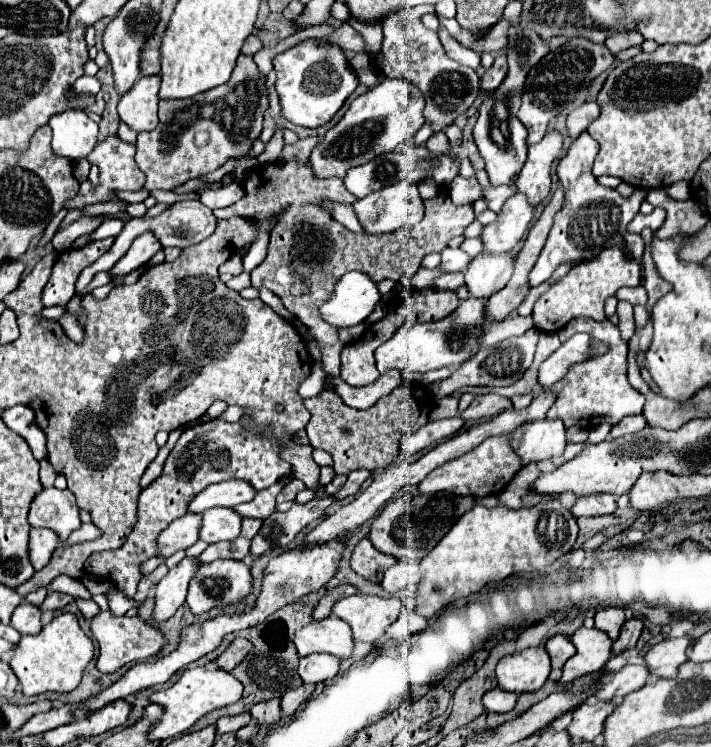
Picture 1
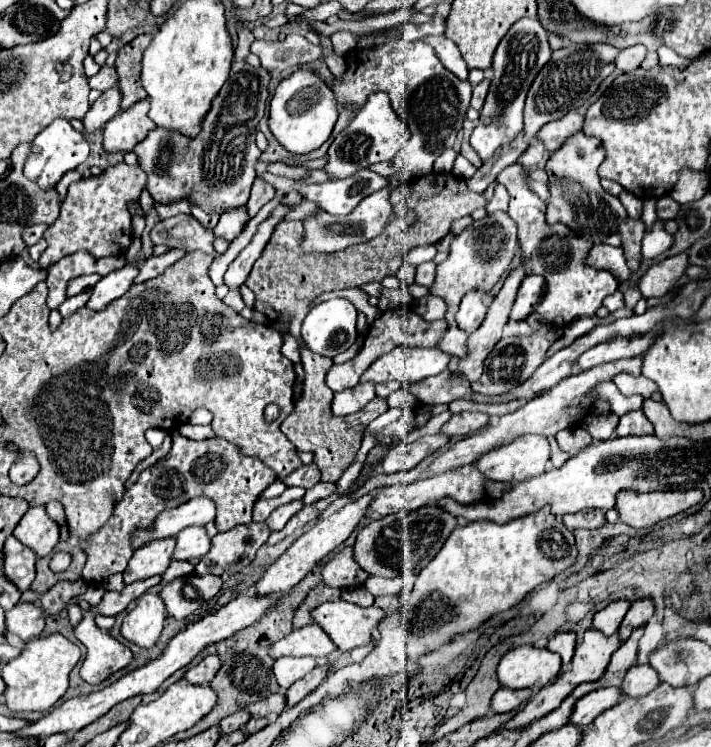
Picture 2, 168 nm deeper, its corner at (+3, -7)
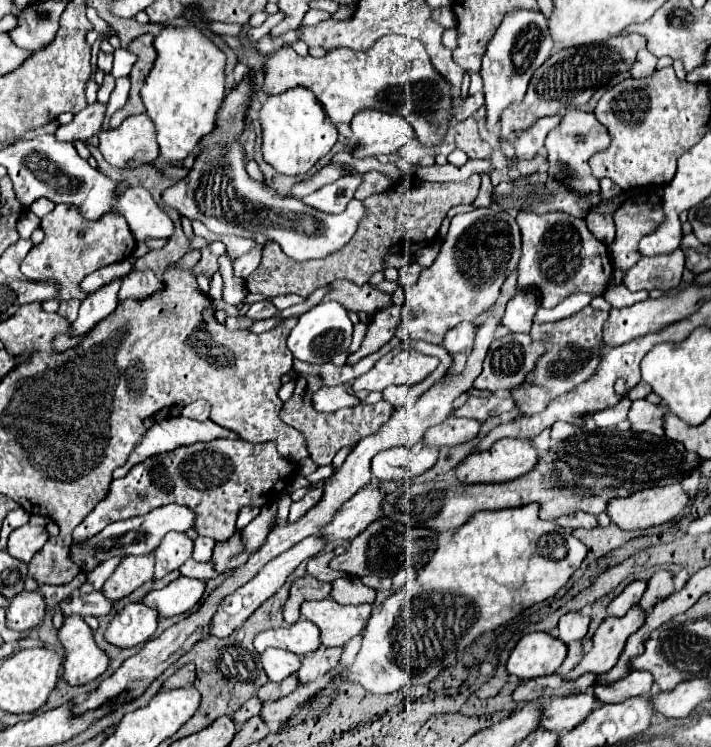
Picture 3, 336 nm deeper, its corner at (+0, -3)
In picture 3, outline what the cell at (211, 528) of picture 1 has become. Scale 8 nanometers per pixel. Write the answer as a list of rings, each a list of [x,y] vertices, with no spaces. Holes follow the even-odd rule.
[[[171,531],[165,535],[161,545],[155,549],[155,579],[167,575],[173,569],[179,569],[193,553],[195,543],[185,533]]]

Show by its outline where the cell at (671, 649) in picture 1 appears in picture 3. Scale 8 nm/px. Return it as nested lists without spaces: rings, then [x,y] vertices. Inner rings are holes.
[[[631,671],[621,683],[595,685],[595,695],[601,703],[621,703],[637,695],[647,695],[653,689],[653,675],[649,671]]]

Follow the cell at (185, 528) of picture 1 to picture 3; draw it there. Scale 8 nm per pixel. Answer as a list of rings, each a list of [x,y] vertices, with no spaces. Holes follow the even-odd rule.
[[[153,553],[129,555],[117,565],[115,573],[105,581],[103,585],[105,595],[109,595],[109,599],[113,601],[119,601],[127,597],[131,591],[135,591],[139,585],[151,581],[153,571],[155,571]]]

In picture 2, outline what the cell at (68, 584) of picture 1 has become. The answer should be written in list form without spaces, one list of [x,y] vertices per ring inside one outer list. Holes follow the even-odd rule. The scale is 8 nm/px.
[[[89,587],[87,592],[76,597],[74,603],[78,601],[87,601],[90,605],[96,606],[101,600],[106,590],[103,587]]]

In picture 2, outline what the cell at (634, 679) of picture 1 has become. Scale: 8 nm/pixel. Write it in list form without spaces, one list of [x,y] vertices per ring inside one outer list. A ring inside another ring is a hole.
[[[606,687],[606,689],[598,689],[592,691],[590,695],[584,695],[578,705],[574,705],[574,711],[570,713],[568,723],[574,723],[578,727],[586,727],[590,725],[602,711],[610,709],[612,705],[616,705],[622,699],[622,693],[618,687]]]

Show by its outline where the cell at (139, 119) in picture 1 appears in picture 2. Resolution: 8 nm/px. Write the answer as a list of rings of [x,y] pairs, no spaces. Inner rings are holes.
[[[144,99],[110,119],[104,127],[102,149],[106,153],[128,153],[136,143],[146,139],[148,131],[154,129],[154,121],[148,117],[148,109],[150,103]]]

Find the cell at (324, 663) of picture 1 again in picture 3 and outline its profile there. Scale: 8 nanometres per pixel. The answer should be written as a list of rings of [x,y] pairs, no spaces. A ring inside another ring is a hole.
[[[267,649],[265,653],[261,653],[261,663],[269,681],[277,683],[287,679],[297,671],[297,667],[301,667],[301,657],[285,649]]]

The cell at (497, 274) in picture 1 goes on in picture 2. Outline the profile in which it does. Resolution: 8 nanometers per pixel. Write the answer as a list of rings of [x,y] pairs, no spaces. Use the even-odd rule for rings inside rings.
[[[472,291],[468,293],[462,303],[460,303],[460,309],[456,313],[456,323],[458,323],[458,329],[460,331],[466,331],[468,335],[474,333],[480,323],[484,321],[484,315],[488,311],[488,303],[490,303],[490,297],[482,291]]]

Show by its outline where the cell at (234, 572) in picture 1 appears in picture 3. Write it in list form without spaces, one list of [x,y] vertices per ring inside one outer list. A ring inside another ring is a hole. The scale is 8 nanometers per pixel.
[[[181,575],[167,587],[149,591],[143,597],[143,603],[157,609],[159,617],[173,617],[193,609],[193,605],[199,603],[203,593],[205,593],[205,581]]]

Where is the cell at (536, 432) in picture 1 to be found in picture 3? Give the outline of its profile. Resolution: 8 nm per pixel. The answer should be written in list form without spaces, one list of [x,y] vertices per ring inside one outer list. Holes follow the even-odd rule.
[[[505,437],[497,441],[489,451],[471,453],[463,463],[459,463],[457,479],[461,483],[503,483],[503,481],[511,481],[511,479],[527,475],[529,471],[537,467],[537,463],[539,463],[539,451],[535,449],[533,441]],[[483,479],[491,479],[491,481],[483,481]]]

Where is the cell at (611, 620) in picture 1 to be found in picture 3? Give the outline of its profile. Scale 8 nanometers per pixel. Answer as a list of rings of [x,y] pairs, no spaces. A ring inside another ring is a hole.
[[[633,581],[629,583],[623,593],[619,593],[607,607],[607,615],[609,617],[623,617],[631,607],[637,605],[637,601],[641,599],[643,591],[647,587],[647,581]]]

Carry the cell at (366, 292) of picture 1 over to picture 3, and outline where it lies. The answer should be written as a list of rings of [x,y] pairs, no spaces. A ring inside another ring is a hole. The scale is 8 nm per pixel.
[[[325,301],[309,309],[299,317],[299,323],[291,331],[287,339],[287,347],[291,349],[295,359],[309,361],[309,363],[329,363],[337,353],[343,353],[349,349],[353,337],[353,323],[349,319],[347,309],[337,301]]]

